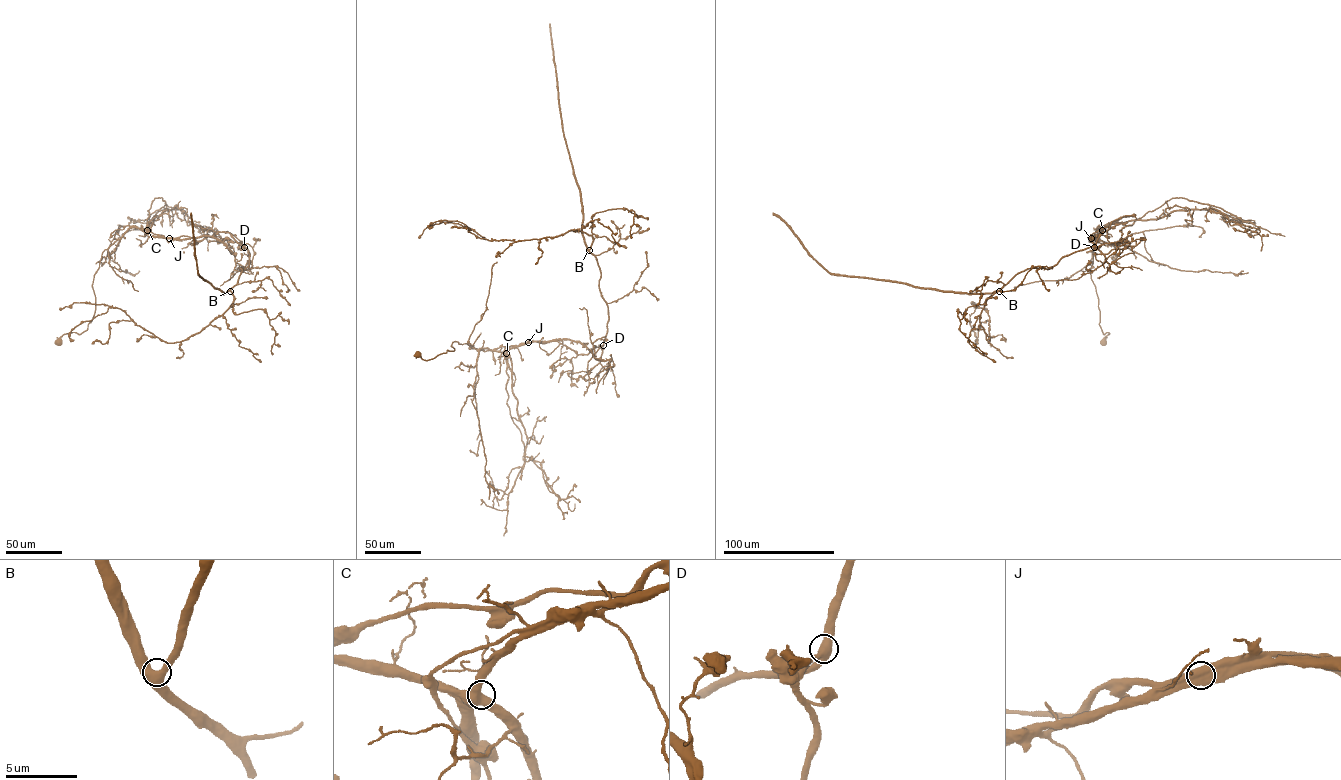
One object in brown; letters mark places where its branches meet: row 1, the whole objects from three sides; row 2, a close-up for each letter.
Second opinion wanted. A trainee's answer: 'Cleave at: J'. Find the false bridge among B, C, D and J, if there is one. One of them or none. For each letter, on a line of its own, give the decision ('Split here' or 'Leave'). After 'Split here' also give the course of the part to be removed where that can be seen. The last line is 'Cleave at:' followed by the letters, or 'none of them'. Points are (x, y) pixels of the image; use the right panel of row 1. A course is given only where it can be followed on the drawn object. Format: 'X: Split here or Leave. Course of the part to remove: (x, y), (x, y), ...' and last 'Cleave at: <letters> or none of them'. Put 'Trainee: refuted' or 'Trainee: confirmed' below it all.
B: Leave
C: Leave
D: Leave
J: Split here. Course of the part to remove: (1091, 238), (1107, 224), (1131, 225), (1181, 197), (1209, 204), (1231, 225), (1256, 232), (1261, 251)
Cleave at: J
Trainee: confirmed

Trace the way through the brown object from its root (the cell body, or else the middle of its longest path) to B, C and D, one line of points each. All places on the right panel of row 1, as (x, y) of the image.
B: (1103, 342), (1109, 333), (1091, 275), (1099, 227), (1094, 246), (1018, 272), (999, 291)
C: (1103, 342), (1109, 333), (1099, 324), (1091, 275), (1092, 248), (1097, 229), (1102, 230)
D: (1103, 342), (1109, 333), (1099, 324), (1091, 275), (1099, 227), (1090, 238), (1103, 232), (1094, 247)

